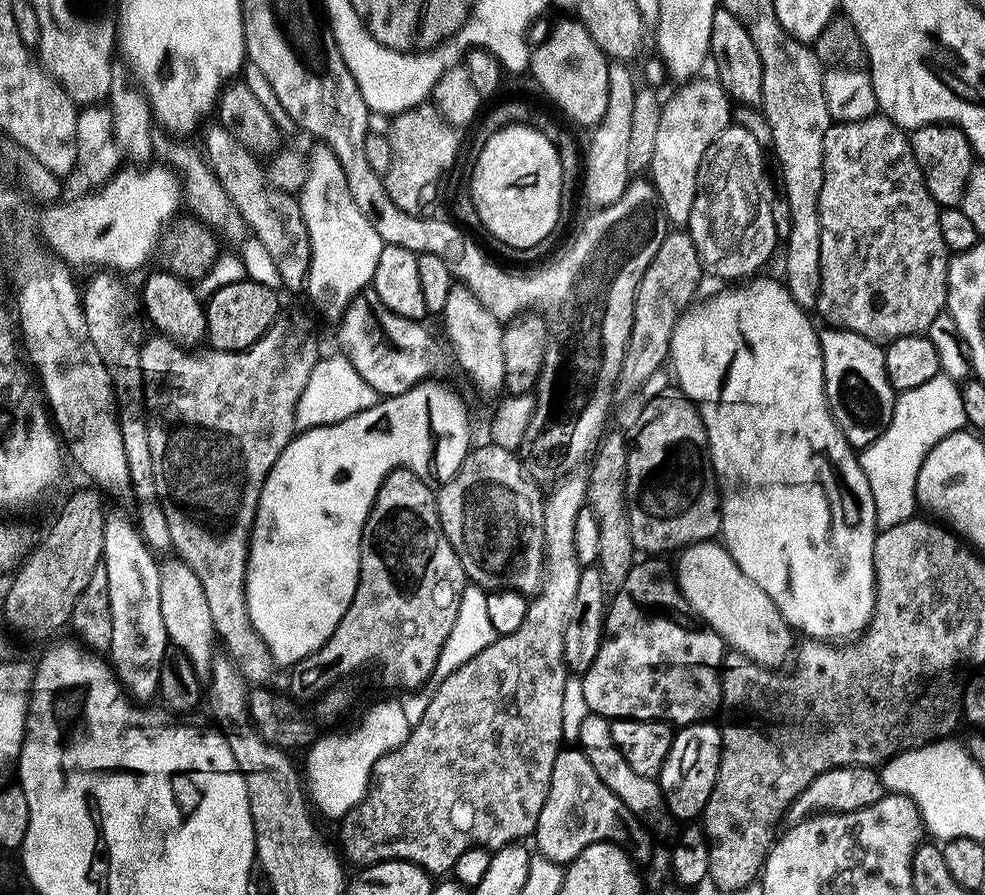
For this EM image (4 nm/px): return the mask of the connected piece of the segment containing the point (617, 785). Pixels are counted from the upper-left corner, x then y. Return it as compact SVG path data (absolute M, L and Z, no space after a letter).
M590 714L582 726L579 751L584 752L586 758L590 758L590 766L594 766L598 778L606 782L608 789L620 799L622 806L626 806L626 810L630 810L630 814L637 816L649 829L657 830L656 828L666 827L668 820L670 821L670 813L668 803L664 800L663 790L656 780L642 778L642 774L634 774L634 770L630 770L626 758L622 758L617 744L614 743L612 725L613 721L607 720L606 717Z

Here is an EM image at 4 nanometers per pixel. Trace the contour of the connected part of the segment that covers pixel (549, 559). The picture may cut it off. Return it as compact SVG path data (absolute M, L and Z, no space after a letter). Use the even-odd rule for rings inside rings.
M582 471L568 476L564 484L560 484L553 490L552 496L547 497L544 505L544 566L542 569L542 583L540 591L528 605L528 617L522 626L514 634L501 636L492 643L489 648L482 650L478 658L474 658L458 670L458 674L452 674L446 678L431 693L432 701L426 710L426 716L418 726L412 729L408 735L408 741L398 750L386 754L372 772L372 787L368 790L368 797L355 808L350 815L344 817L340 828L340 848L343 859L349 865L357 864L357 869L373 868L375 864L385 864L401 860L425 868L433 877L440 878L451 873L456 867L458 858L475 848L484 848L495 854L512 844L528 842L536 835L538 818L542 818L542 806L546 806L546 798L550 798L550 782L554 778L554 762L558 762L562 749L565 747L562 734L562 706L566 699L566 682L570 678L568 668L564 665L564 639L566 638L566 626L570 622L570 610L574 610L574 602L578 596L578 582L582 571L581 564L576 558L576 523L580 513L585 511L588 502L588 477Z

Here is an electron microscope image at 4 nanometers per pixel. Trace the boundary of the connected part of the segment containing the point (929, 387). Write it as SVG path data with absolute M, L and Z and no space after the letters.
M941 374L934 378L934 382L918 386L918 390L903 393L896 401L890 427L878 442L874 442L874 446L863 449L860 465L870 482L870 490L874 490L876 522L881 529L893 528L917 515L916 487L925 458L938 442L955 432L965 431L968 419L960 389L961 385Z

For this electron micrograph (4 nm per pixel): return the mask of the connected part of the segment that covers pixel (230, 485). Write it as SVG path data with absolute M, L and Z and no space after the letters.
M292 308L289 312L288 309L281 311L268 333L245 352L207 350L197 354L159 334L153 335L153 340L142 348L150 451L158 498L173 538L172 547L175 555L194 570L198 582L202 582L219 643L224 643L223 651L228 659L252 686L271 685L278 666L250 622L246 602L248 547L266 478L270 478L270 470L274 470L286 446L298 435L298 402L306 390L306 382L310 382L310 374L314 374L322 359L315 332L315 322L302 309Z

